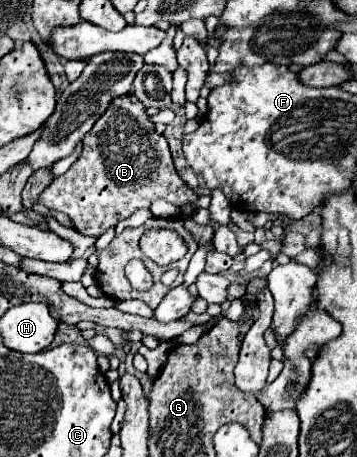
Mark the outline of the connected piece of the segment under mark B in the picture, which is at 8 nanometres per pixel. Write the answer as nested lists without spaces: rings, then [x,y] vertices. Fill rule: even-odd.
[[[121,95],[113,99],[113,103],[109,103],[107,111],[97,119],[93,129],[85,135],[79,159],[69,167],[67,173],[55,177],[53,183],[39,195],[39,201],[45,207],[49,207],[51,211],[67,213],[75,221],[77,231],[91,237],[103,235],[107,229],[115,227],[123,219],[129,219],[139,209],[149,209],[153,199],[165,199],[175,207],[183,209],[185,205],[195,203],[197,195],[177,175],[167,139],[155,131],[155,123],[149,121],[145,107],[133,95]]]

